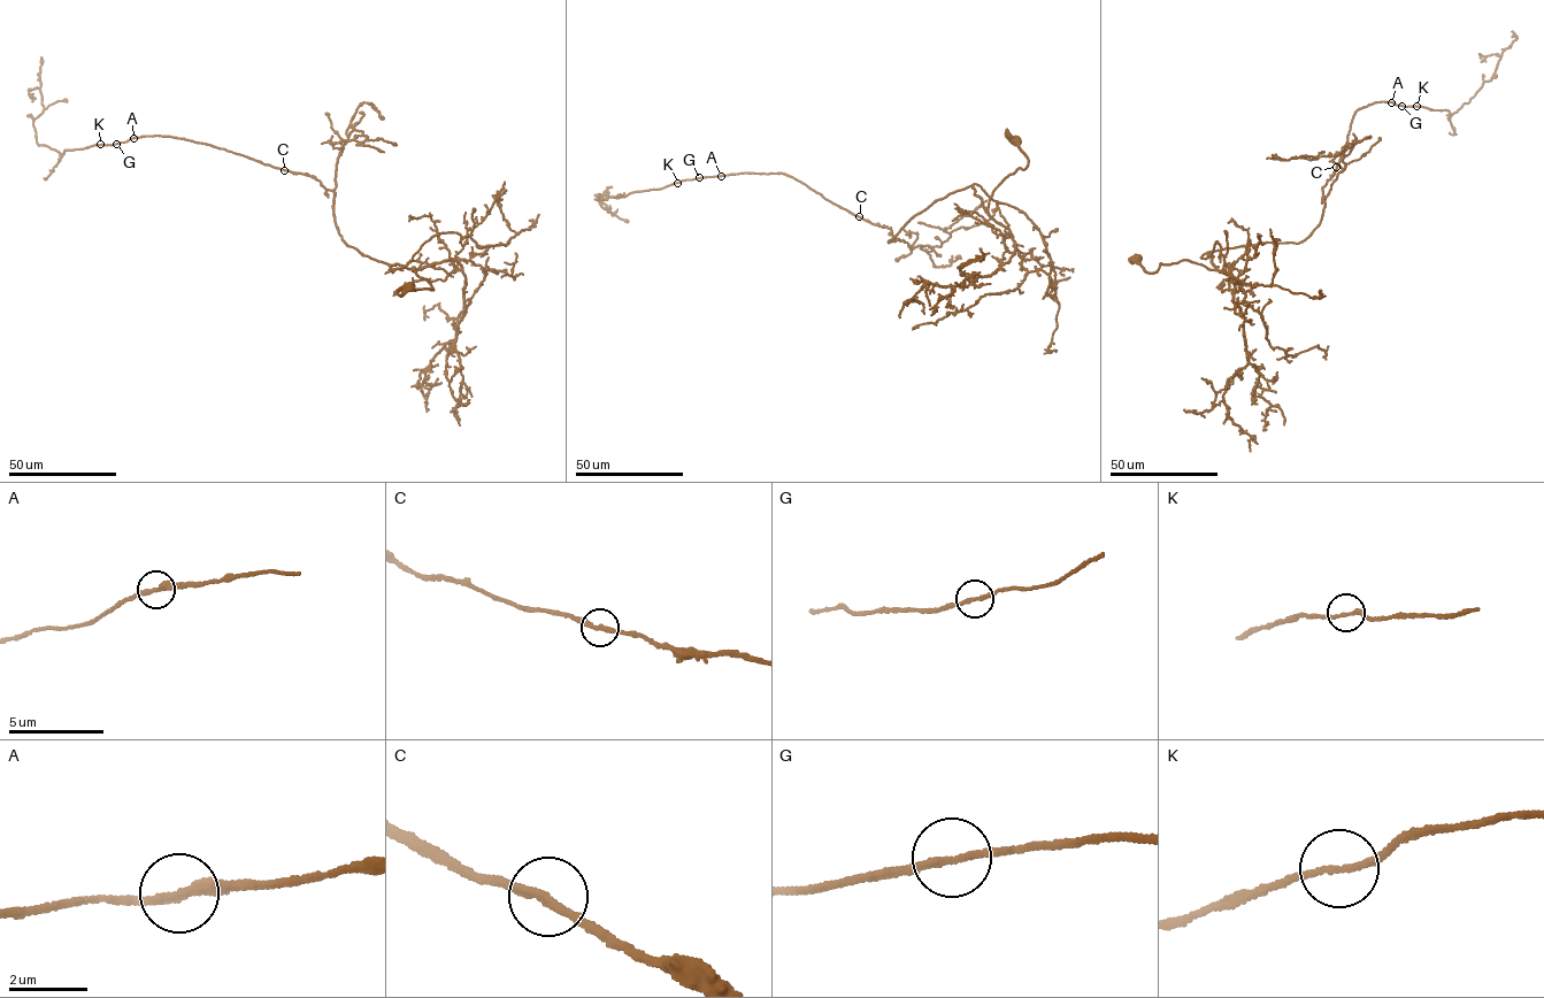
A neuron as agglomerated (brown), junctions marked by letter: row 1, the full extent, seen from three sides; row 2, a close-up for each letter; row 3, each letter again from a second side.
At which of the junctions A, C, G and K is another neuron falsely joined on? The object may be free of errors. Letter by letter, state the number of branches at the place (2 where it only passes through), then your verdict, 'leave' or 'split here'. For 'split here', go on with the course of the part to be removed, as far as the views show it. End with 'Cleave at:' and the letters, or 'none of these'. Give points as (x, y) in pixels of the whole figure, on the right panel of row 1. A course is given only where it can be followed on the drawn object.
A: branches 2; leave
C: branches 2; leave
G: branches 2; leave
K: branches 2; leave
Cleave at: none of these

